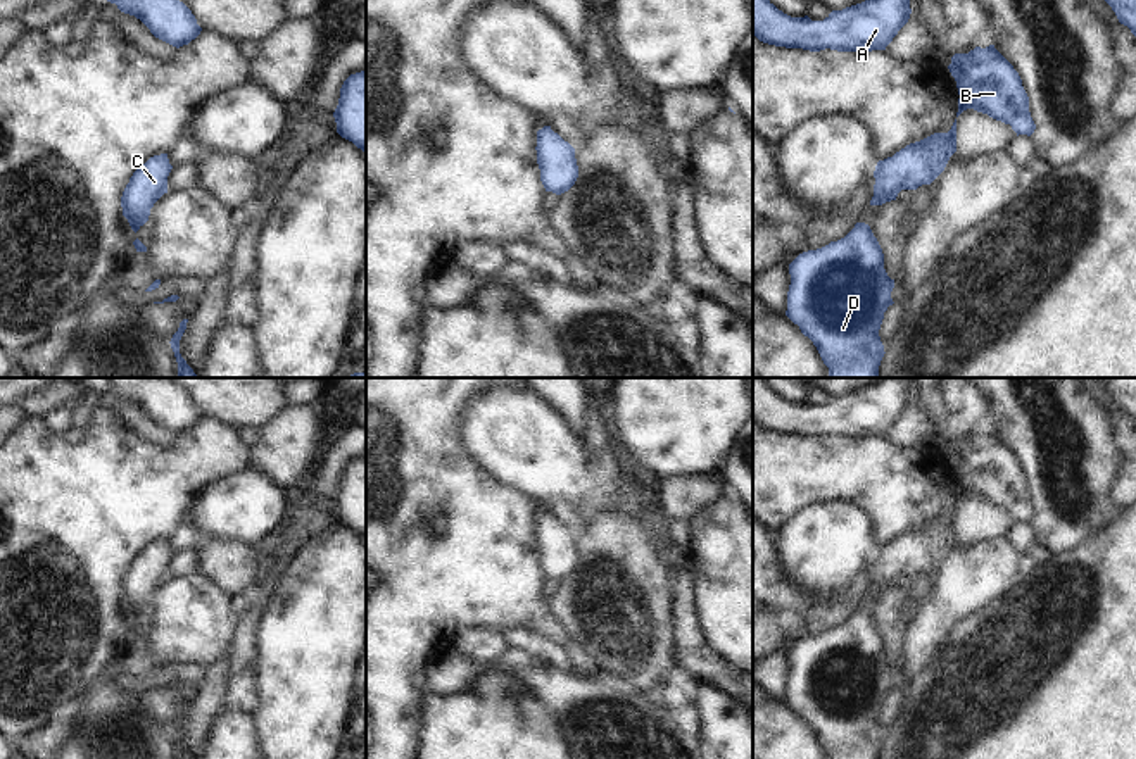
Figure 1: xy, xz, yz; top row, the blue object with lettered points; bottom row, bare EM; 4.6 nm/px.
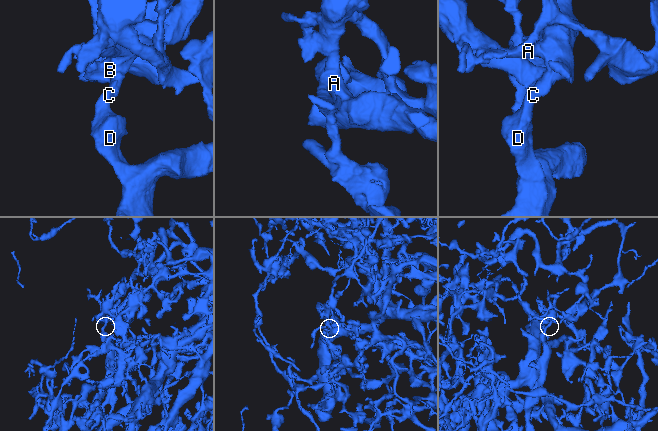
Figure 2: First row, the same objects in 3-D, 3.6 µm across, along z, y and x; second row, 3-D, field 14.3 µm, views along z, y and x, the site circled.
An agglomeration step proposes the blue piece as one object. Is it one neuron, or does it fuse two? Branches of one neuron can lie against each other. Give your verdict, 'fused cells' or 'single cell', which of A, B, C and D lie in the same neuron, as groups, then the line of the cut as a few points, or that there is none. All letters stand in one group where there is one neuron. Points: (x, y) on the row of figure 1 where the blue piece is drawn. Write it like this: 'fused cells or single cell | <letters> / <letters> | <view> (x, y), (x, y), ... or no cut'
single cell | A B C D | no cut

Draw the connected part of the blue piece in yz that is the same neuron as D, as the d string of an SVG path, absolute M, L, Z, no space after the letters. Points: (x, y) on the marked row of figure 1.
M865 223L841 240L799 254L789 264L791 285L786 316L817 347L829 378L879 378L884 345L879 329L884 312L893 305L894 279L884 269L884 254Z

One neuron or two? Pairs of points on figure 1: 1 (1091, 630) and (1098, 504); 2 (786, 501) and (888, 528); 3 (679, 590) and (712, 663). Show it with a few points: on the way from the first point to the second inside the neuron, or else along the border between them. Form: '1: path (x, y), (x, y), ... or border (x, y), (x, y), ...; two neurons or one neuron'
1: border (1117, 516), (1079, 545), (1060, 552); two neurons
2: path (815, 487), (860, 487), (872, 499); one neuron
3: path (684, 608), (687, 637), (694, 646); one neuron

